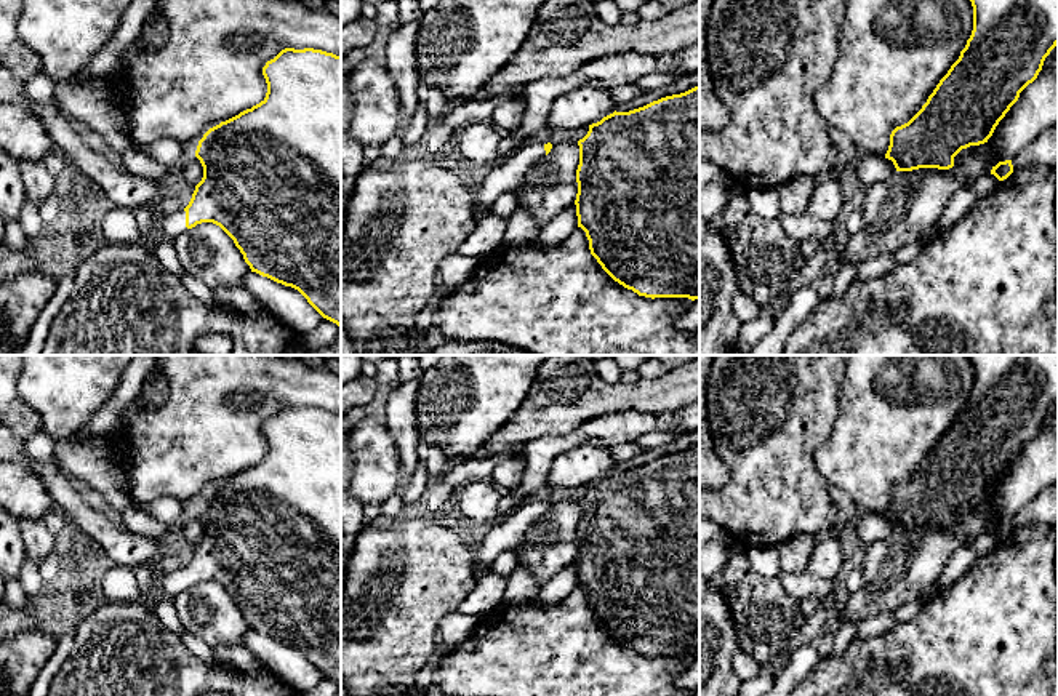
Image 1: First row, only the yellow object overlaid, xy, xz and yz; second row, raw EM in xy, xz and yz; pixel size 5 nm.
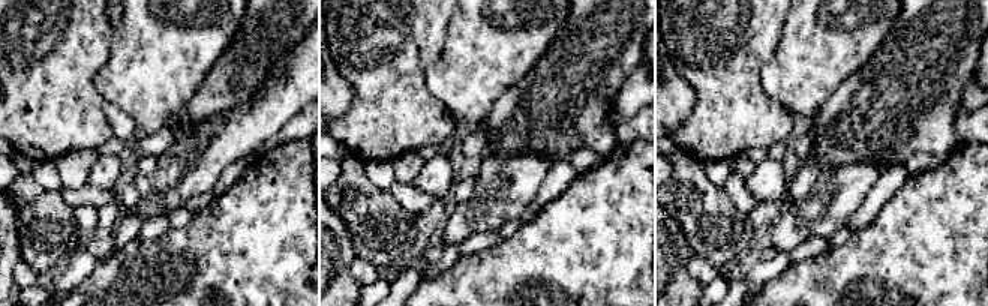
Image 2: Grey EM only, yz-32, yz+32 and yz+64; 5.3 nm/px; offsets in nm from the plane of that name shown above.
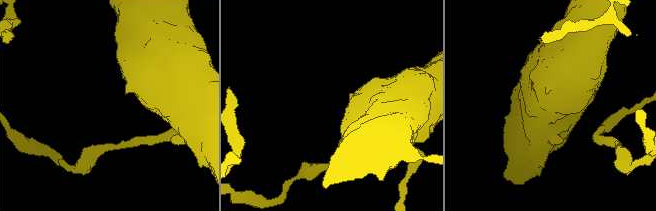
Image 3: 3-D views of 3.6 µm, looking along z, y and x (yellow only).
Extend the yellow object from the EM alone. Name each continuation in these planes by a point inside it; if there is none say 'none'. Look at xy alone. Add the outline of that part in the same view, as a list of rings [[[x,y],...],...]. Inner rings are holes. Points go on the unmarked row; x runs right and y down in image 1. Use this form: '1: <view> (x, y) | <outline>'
1: xy (170, 584) | [[[181,568],[170,574],[157,576],[157,590],[162,590],[165,595],[174,597],[179,592],[186,590],[186,570]]]

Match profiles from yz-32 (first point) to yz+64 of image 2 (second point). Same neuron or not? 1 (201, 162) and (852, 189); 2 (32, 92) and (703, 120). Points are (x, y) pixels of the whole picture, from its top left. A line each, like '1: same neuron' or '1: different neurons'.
1: same neuron
2: same neuron

